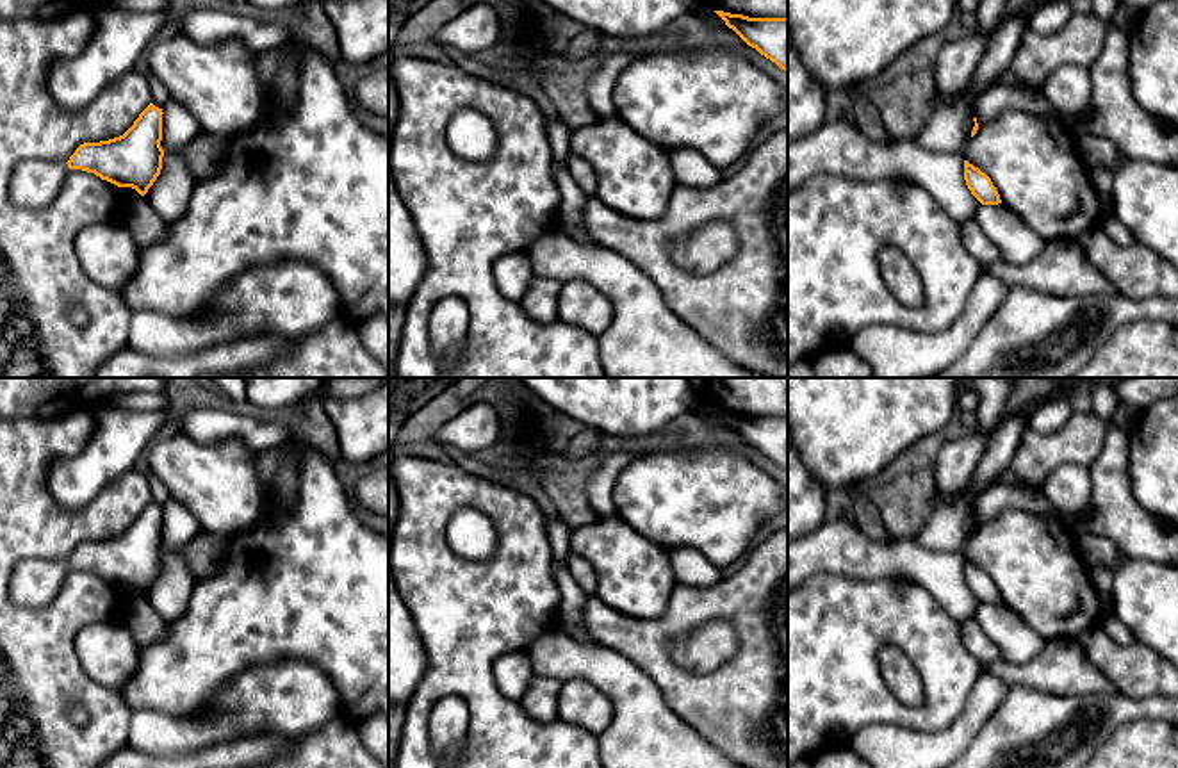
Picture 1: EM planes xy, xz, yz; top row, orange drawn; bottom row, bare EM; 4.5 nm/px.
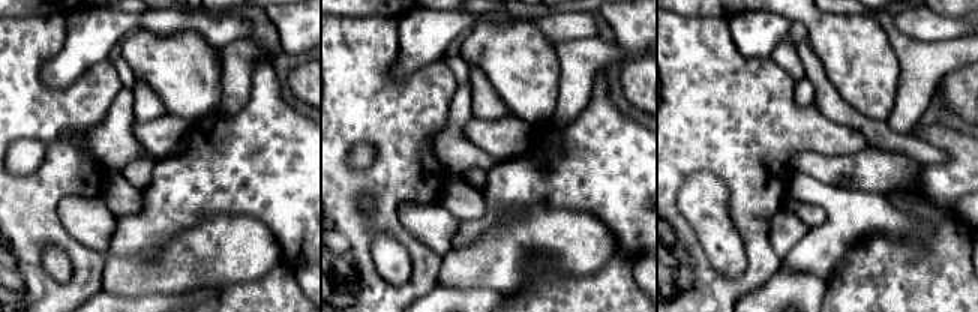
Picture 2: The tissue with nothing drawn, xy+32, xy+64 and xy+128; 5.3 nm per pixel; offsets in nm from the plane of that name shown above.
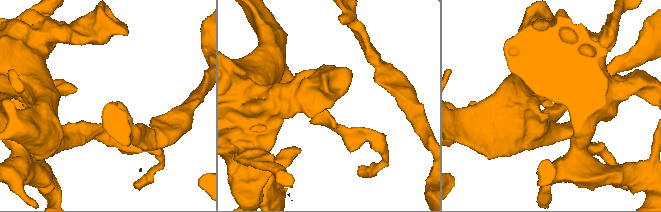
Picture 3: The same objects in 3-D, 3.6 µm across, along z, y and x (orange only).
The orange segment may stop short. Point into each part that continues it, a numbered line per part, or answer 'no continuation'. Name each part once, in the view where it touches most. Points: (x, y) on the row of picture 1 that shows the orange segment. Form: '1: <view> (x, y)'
1: yz (1118, 116)

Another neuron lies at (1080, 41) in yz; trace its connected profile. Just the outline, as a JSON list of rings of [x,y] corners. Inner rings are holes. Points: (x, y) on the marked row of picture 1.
[[[1073,12],[1055,34],[1028,29],[1012,57],[1010,69],[1021,89],[1039,89],[1060,66],[1089,68],[1103,52],[1108,25],[1094,12]]]

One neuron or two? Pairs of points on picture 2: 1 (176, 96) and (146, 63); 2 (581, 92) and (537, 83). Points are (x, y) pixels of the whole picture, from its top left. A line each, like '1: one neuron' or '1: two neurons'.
1: one neuron
2: two neurons

